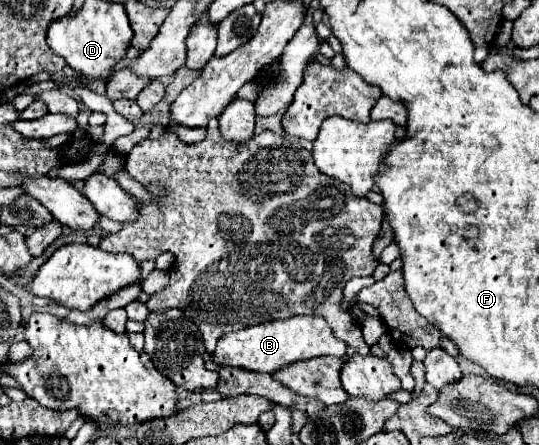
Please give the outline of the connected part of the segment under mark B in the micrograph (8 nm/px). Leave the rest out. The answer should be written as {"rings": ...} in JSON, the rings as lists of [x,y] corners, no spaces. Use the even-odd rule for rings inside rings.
{"rings":[[[293,316],[289,320],[275,320],[255,324],[219,338],[213,352],[213,362],[233,368],[247,368],[255,372],[275,372],[287,364],[309,360],[315,356],[337,356],[343,358],[347,350],[345,342],[339,342],[325,318],[319,316]]]}

